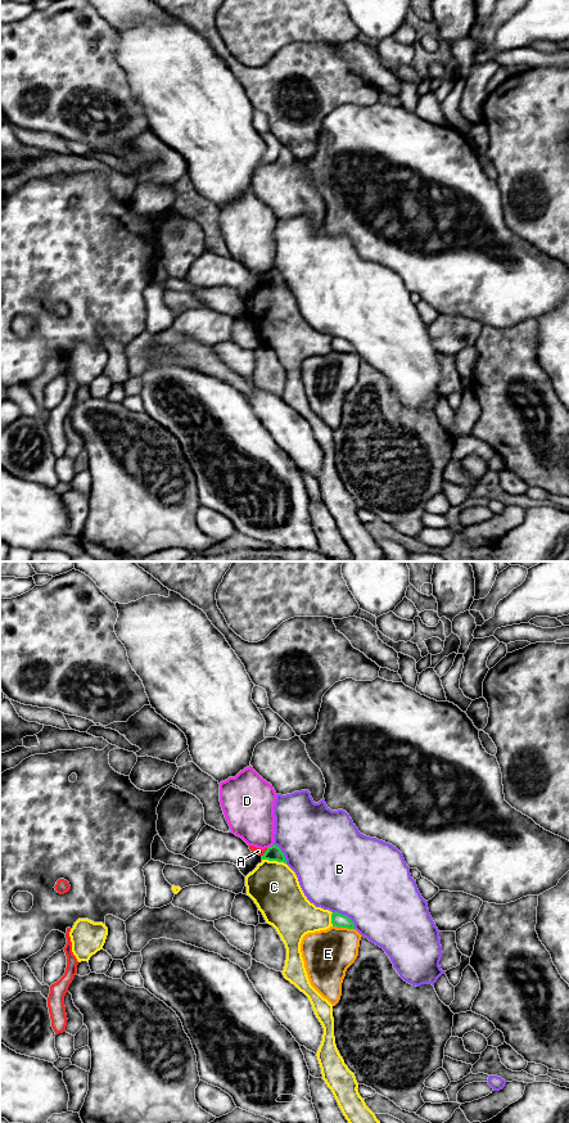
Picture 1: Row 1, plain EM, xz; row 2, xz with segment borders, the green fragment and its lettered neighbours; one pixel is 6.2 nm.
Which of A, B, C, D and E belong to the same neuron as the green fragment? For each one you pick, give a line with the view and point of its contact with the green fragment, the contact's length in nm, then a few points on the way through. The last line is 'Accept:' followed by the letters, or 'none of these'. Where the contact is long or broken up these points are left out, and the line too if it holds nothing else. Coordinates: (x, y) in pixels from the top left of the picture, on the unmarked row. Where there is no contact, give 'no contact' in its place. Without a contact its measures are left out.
Accept: none of these

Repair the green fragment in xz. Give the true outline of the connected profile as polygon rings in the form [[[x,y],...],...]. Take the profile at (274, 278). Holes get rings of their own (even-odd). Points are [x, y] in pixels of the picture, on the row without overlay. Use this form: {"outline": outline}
{"outline": [[[275,269],[267,272],[267,275],[265,276],[265,279],[262,280],[262,284],[277,285],[277,287],[286,288],[284,278]]]}

